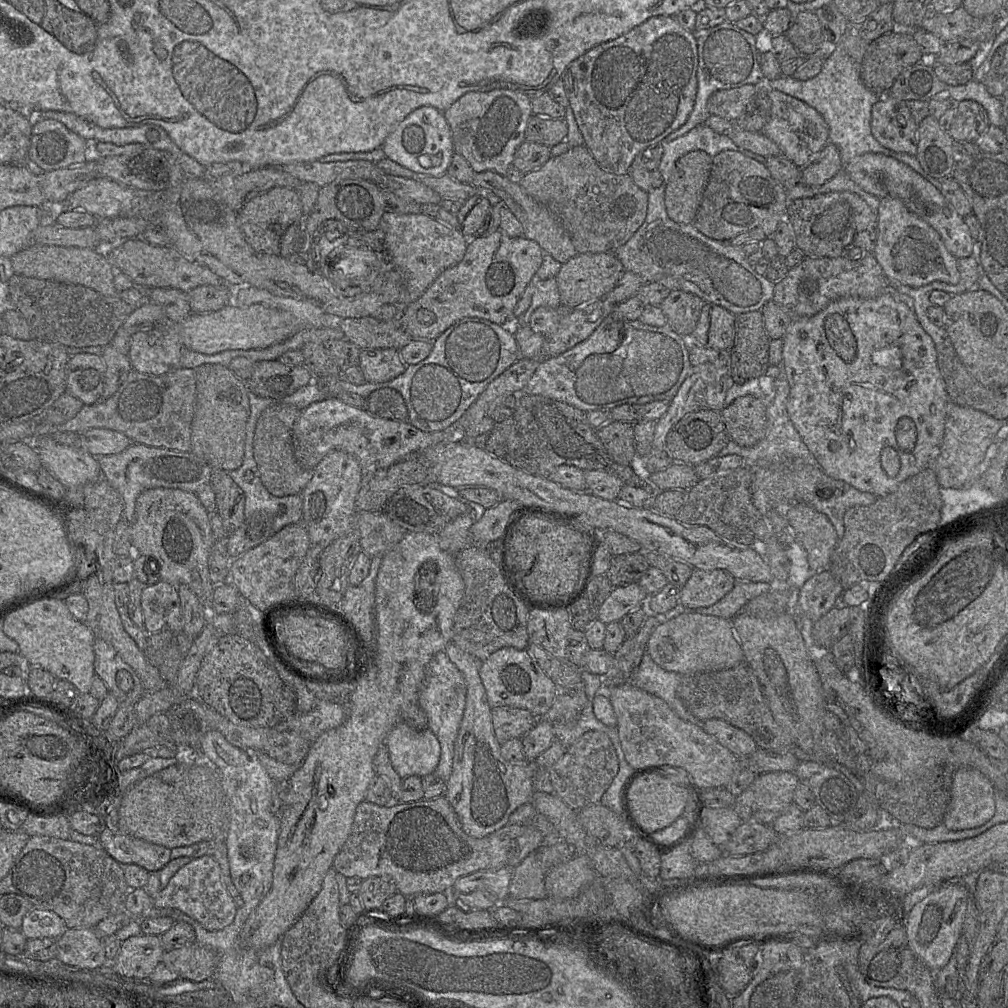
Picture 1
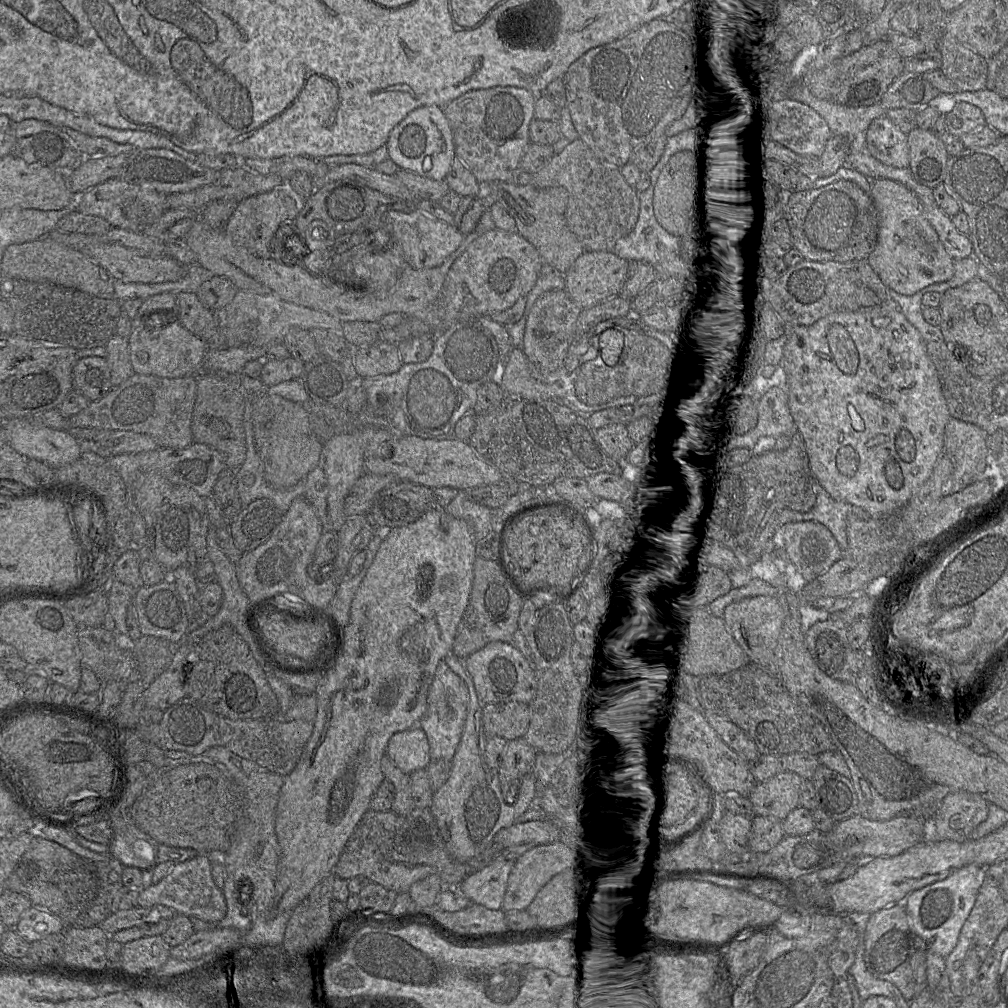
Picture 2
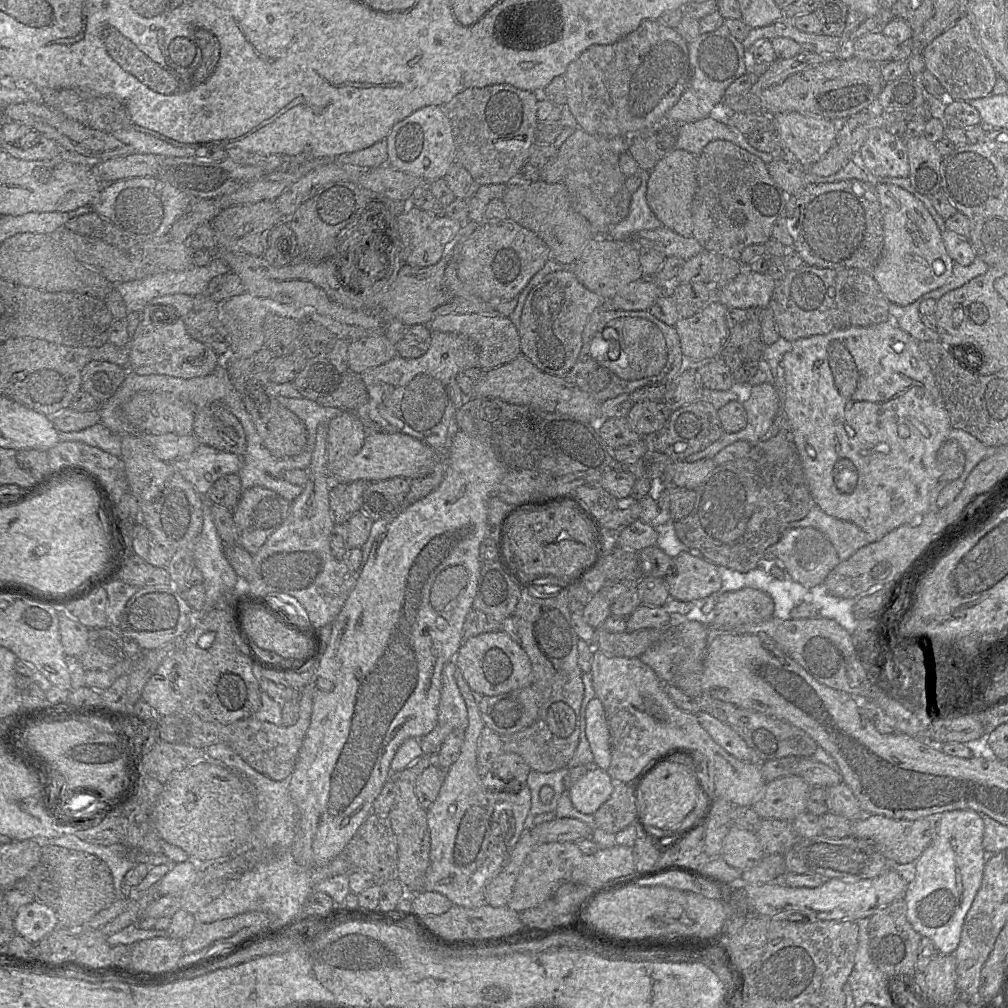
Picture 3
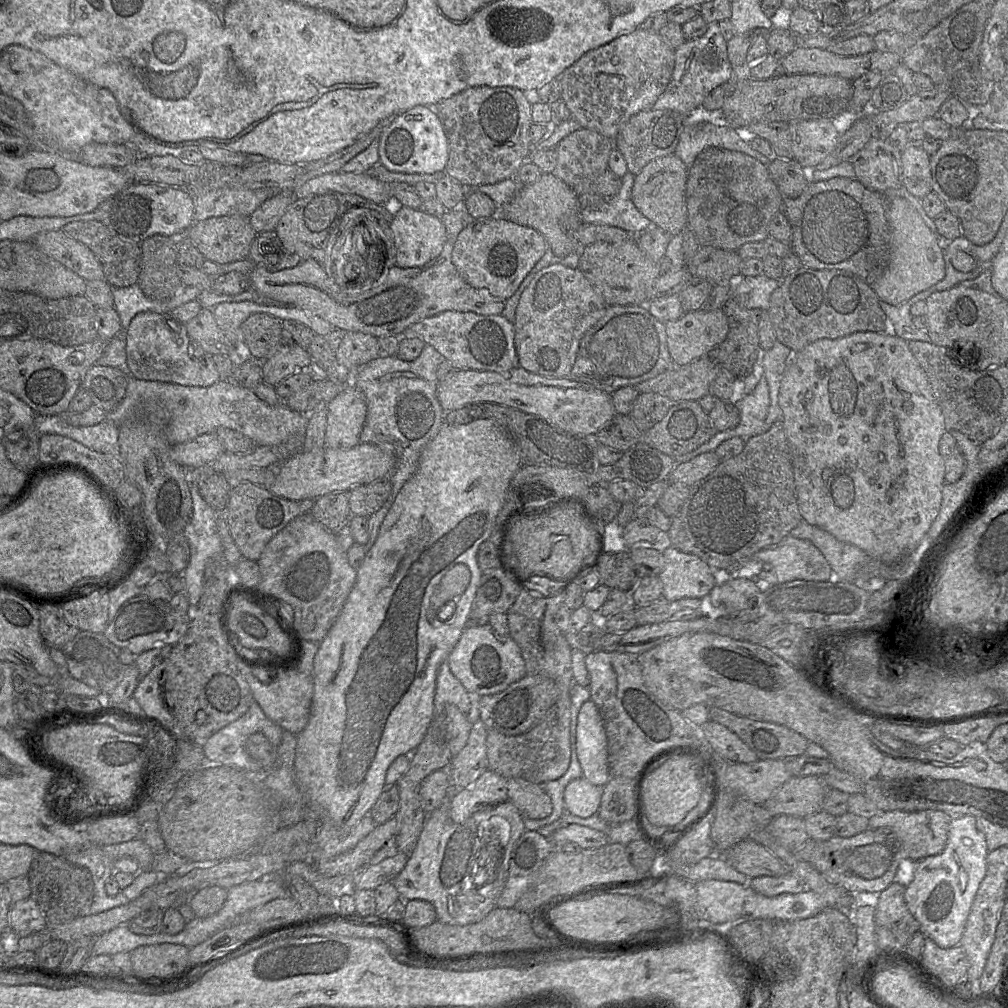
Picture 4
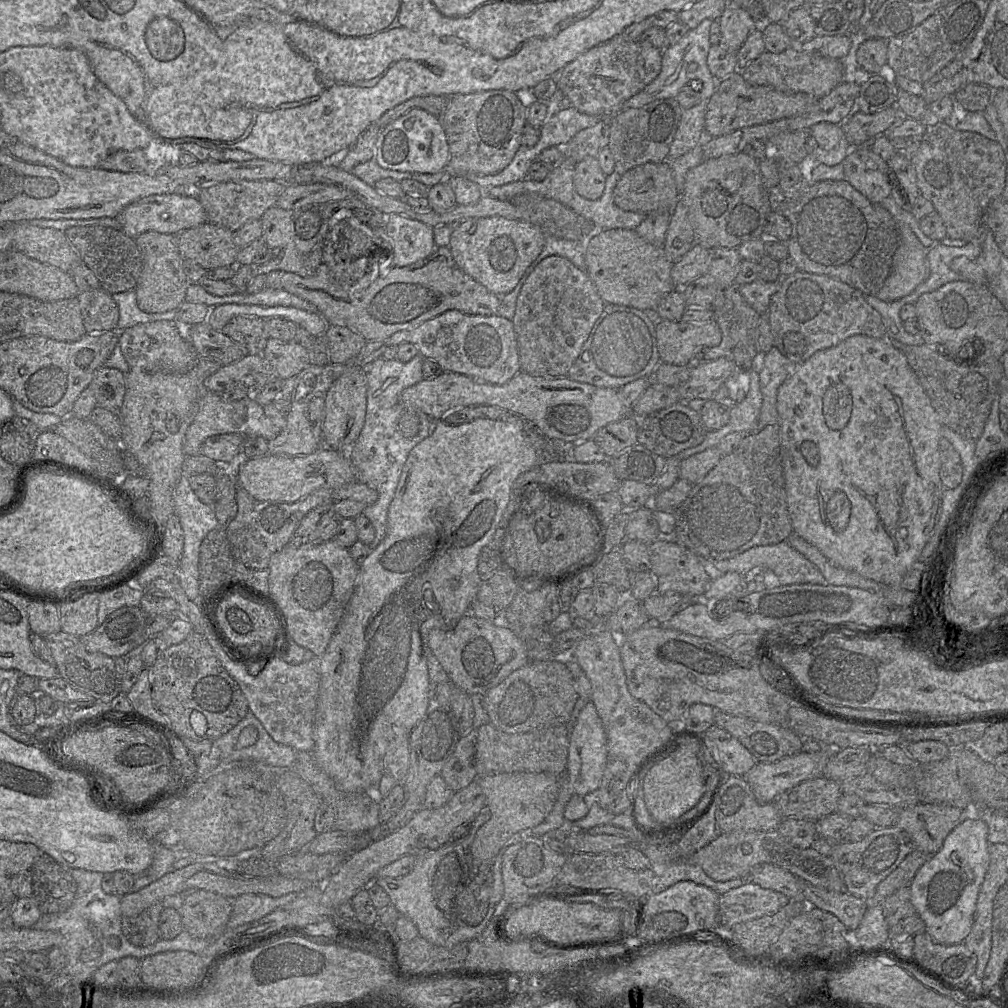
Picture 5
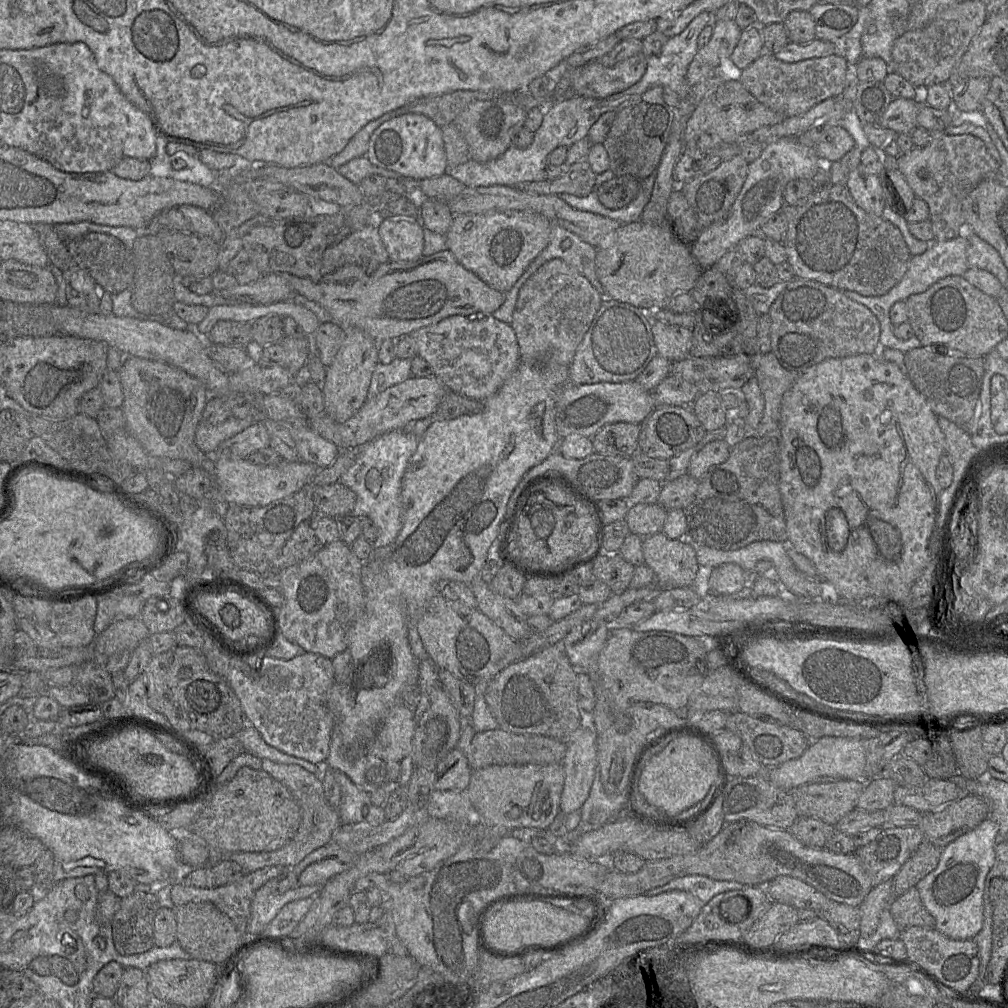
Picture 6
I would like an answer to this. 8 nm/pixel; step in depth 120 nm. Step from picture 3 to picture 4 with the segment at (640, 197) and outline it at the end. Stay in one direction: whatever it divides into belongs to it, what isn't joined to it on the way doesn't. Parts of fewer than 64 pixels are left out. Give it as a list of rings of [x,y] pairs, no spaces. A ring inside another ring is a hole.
[[[627,172],[622,177],[621,187],[613,198],[605,198],[606,202],[600,206],[581,206],[581,221],[620,228],[632,235],[637,235],[652,226],[632,202],[634,179],[635,175]]]

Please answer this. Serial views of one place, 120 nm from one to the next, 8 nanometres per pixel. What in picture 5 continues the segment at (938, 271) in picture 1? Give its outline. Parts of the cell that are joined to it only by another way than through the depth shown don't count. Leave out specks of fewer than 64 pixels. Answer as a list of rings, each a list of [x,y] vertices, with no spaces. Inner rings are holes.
[[[898,222],[900,244],[894,254],[893,267],[876,297],[892,302],[912,293],[930,273],[925,248],[911,228]]]

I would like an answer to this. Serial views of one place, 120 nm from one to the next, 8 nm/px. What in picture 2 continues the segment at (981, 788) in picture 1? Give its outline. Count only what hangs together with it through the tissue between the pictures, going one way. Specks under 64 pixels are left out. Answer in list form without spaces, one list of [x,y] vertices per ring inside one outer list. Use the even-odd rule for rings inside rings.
[[[951,792],[941,801],[940,809],[925,824],[925,841],[951,840],[964,842],[987,818],[989,803],[979,794]]]

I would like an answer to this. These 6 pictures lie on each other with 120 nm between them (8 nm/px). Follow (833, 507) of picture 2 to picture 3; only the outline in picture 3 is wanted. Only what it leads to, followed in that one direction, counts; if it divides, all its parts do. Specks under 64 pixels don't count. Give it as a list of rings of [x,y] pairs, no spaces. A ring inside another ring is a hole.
[[[813,505],[801,520],[788,524],[788,529],[812,527],[832,543],[840,561],[847,560],[860,548],[871,543],[871,537],[852,522],[832,517]]]

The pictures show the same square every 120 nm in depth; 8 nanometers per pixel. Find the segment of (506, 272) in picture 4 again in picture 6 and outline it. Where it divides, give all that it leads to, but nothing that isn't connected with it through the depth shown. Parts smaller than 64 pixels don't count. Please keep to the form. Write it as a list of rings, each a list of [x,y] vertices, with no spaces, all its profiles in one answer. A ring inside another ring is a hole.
[[[535,212],[467,213],[453,217],[445,234],[447,249],[467,270],[502,293],[509,291],[550,239],[551,222]]]

